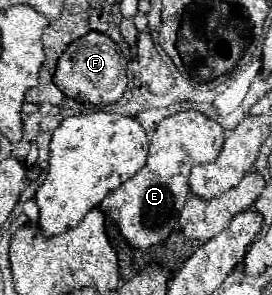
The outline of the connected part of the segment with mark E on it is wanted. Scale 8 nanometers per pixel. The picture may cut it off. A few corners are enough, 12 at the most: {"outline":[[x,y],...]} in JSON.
{"outline":[[200,110],[160,120],[146,166],[100,208],[148,248],[178,224],[190,170],[224,128]]}

